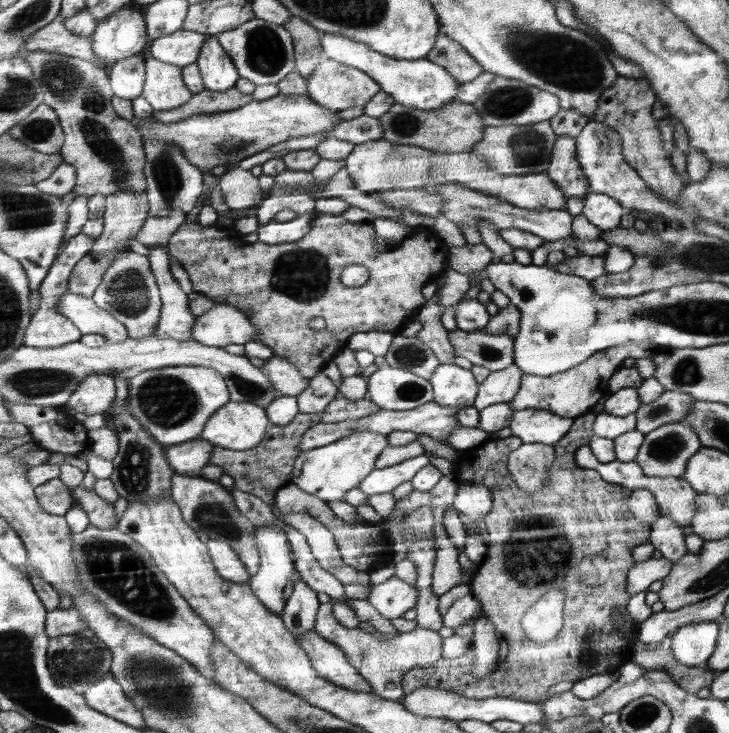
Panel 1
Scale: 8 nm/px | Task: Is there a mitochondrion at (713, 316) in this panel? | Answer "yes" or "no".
yes

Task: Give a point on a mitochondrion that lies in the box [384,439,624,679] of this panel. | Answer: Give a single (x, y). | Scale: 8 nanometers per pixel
(548, 563)

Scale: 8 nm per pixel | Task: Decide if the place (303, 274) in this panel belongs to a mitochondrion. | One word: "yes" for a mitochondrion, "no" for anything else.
yes

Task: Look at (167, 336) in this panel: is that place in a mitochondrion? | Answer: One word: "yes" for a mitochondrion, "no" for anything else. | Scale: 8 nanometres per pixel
no

